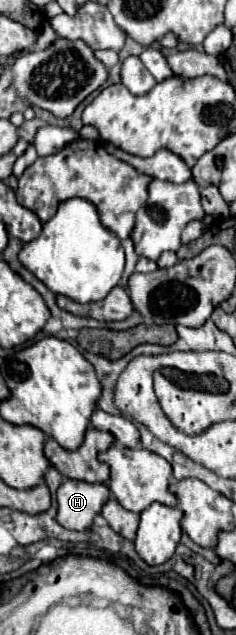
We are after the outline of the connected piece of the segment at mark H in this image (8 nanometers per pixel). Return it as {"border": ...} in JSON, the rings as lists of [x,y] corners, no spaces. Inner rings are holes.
{"border":[[[65,480],[57,490],[57,522],[69,530],[87,530],[107,500],[107,484]]]}

